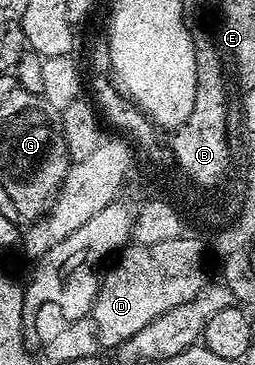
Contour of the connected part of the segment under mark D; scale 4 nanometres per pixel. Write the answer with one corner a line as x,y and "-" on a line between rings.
180,238
149,246
129,245
111,263
113,266
107,267
108,274
106,270
101,277
100,291
92,305
90,319
96,327
99,345
104,348
121,346
130,336
142,332
146,324
158,320
158,316
198,297
206,288
204,248
203,241

